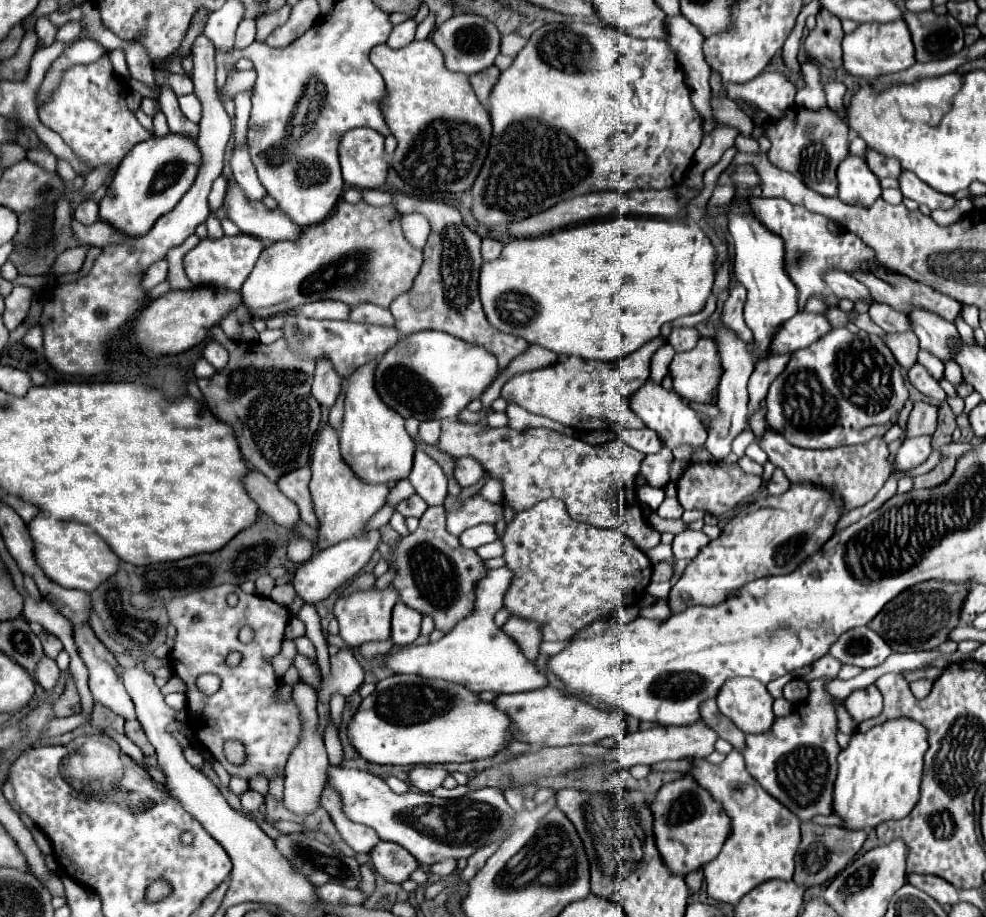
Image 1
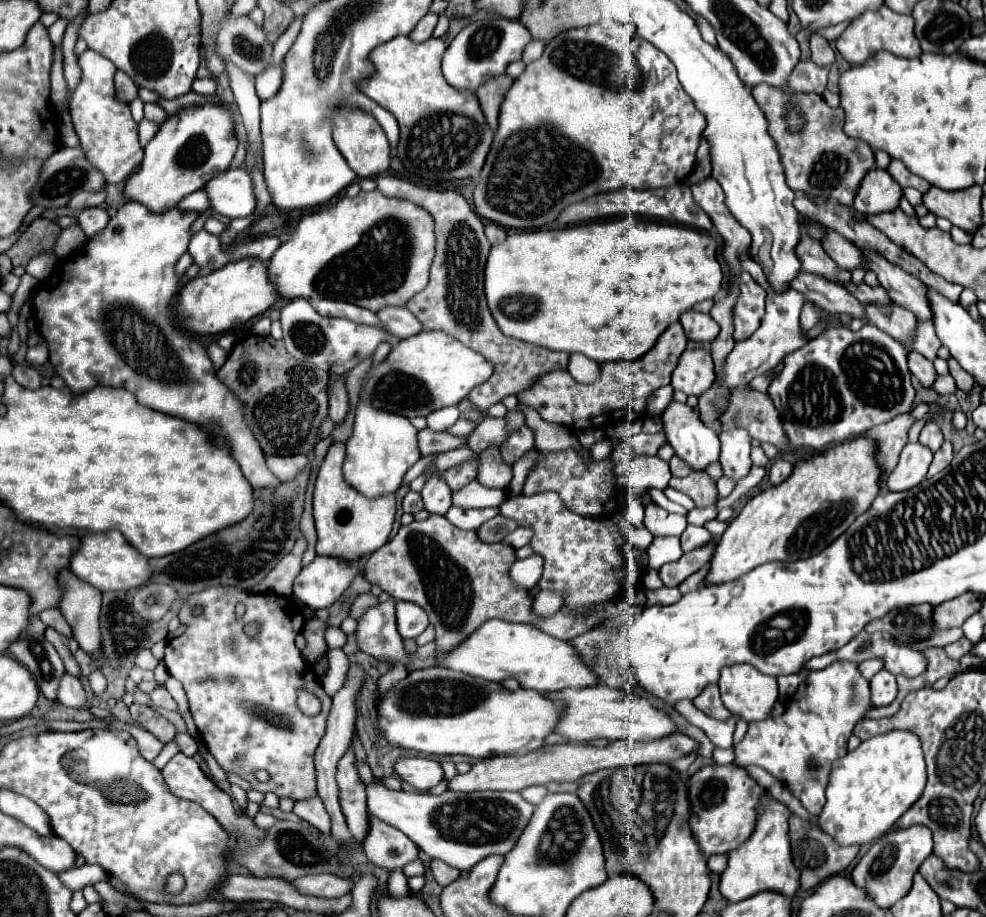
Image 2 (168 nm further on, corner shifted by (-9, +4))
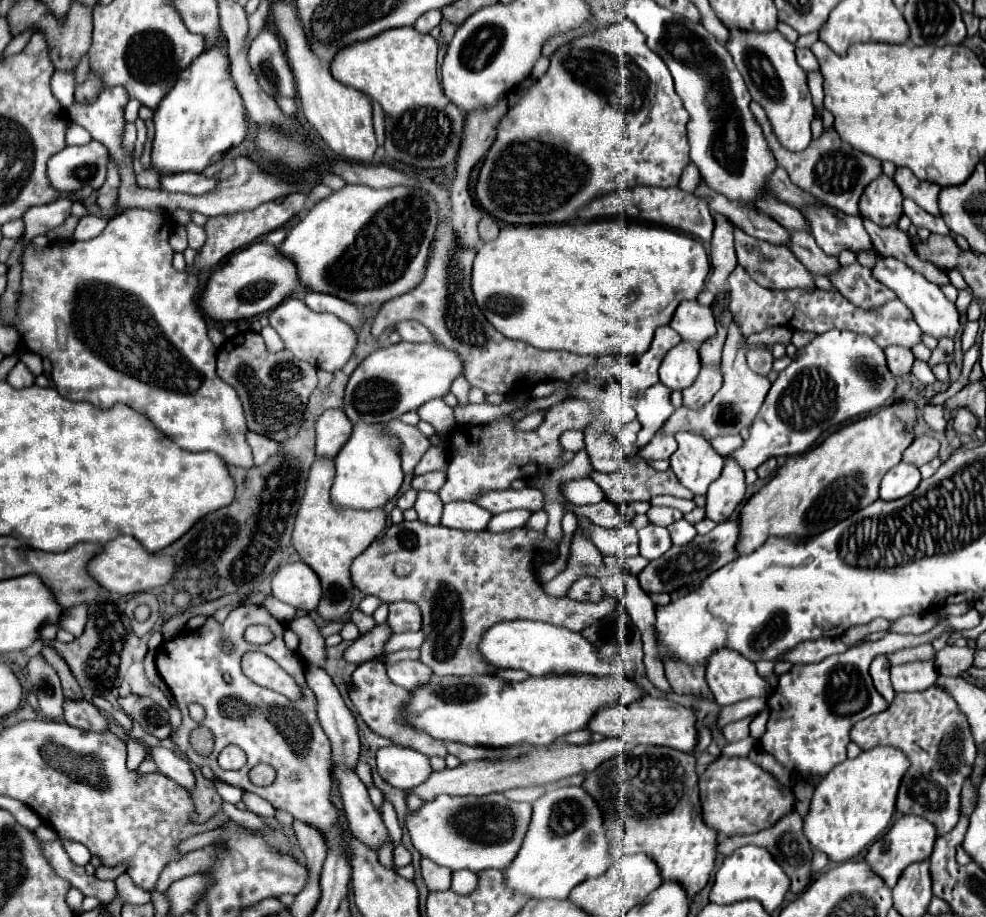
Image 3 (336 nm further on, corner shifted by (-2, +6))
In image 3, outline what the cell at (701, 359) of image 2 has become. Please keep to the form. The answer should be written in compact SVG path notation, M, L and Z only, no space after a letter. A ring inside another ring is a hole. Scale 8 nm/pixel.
M678 343L672 347L662 365L660 365L660 381L668 389L686 389L690 387L700 373L700 357L698 349L692 343Z

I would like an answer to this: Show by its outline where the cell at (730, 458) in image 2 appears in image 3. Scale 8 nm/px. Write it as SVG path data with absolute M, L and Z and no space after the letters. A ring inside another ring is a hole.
M726 459L720 479L714 481L706 493L706 517L714 523L730 519L730 515L742 503L744 493L744 471L736 465L736 461Z

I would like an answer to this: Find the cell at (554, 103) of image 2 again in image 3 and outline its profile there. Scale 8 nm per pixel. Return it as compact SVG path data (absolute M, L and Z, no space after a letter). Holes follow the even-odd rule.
M634 23L612 25L612 27L604 29L602 33L598 33L598 41L596 41L596 33L578 37L570 45L560 47L552 55L548 73L544 77L540 77L538 83L524 95L524 99L520 99L516 103L516 107L510 109L508 115L502 119L502 123L498 127L498 137L496 137L492 149L488 151L488 155L482 163L482 169L480 169L478 183L476 183L476 197L478 197L484 211L488 211L492 217L496 217L504 223L544 225L544 223L566 223L566 221L574 219L576 211L580 207L588 205L588 201L592 201L596 197L604 197L608 193L614 193L616 189L632 189L636 185L652 185L652 187L678 185L678 179L680 179L684 167L690 163L690 157L688 157L690 145L688 145L688 137L686 137L688 119L690 117L684 111L682 101L674 91L672 75L668 73L668 67L664 65L664 61L660 61L660 57L656 53L652 53L652 49L646 47L644 35L638 31L638 27Z

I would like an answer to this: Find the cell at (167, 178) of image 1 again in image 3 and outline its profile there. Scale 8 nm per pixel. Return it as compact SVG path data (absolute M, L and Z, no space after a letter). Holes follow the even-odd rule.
M224 41L204 51L180 73L176 85L160 101L154 113L154 123L156 135L152 143L152 163L160 175L184 171L200 173L208 165L222 159L224 151L244 141L248 117L240 91L232 81L228 47Z

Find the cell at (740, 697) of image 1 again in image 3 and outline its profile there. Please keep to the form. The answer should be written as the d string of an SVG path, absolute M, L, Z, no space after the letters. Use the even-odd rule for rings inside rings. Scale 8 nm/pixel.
M718 649L716 653L712 653L712 657L708 657L708 665L706 665L706 681L708 687L714 695L714 699L720 705L730 705L748 697L764 697L766 695L766 683L764 679L756 673L756 667L752 661L748 661L746 657L740 657L740 653L736 653L734 649Z

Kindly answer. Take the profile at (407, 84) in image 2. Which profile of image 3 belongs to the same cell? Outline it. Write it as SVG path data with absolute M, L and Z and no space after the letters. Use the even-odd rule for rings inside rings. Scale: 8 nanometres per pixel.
M396 27L396 29L386 29L384 33L372 39L346 45L344 49L340 49L340 53L336 53L336 57L330 63L330 71L340 83L370 95L384 109L386 153L396 161L424 169L446 167L448 163L454 163L456 153L460 149L464 119L466 119L466 115L446 99L440 87L440 81L436 77L436 55L438 55L438 43L432 39L432 35L416 33L414 27Z

